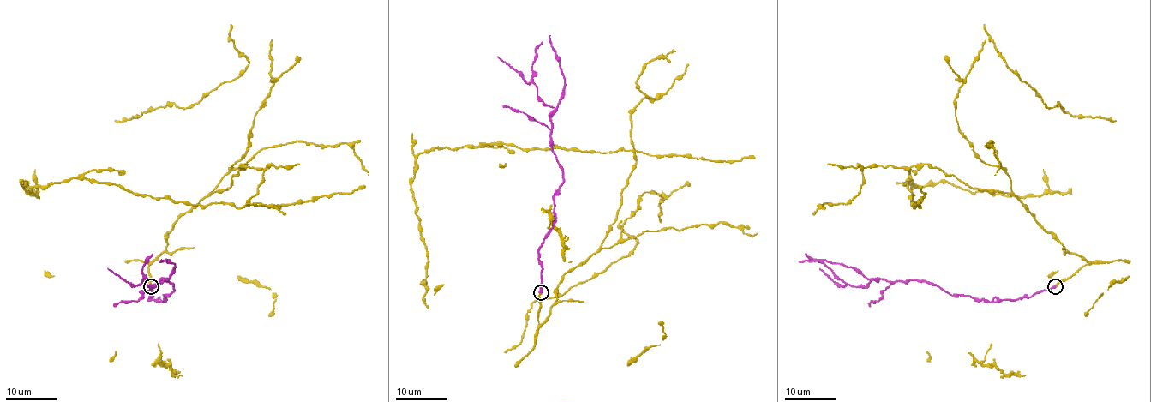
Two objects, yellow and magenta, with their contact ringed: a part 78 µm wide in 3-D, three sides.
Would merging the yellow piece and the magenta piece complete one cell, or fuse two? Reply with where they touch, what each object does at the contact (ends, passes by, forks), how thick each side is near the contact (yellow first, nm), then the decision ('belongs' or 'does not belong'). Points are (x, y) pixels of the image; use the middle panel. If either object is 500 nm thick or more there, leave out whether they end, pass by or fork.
at (541, 292); yellow ends there; magenta ends there; 320 nm thick on the yellow side, 400 nm on the other; belongs

